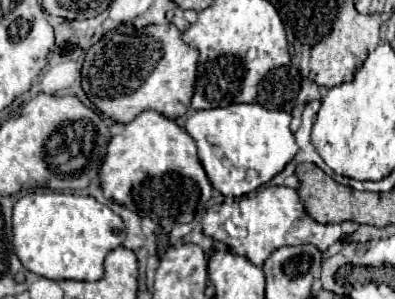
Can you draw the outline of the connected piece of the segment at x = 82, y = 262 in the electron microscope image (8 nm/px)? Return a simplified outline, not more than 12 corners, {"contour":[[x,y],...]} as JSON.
{"contour":[[30,192],[14,252],[50,280],[96,282],[122,218],[92,196]]}

